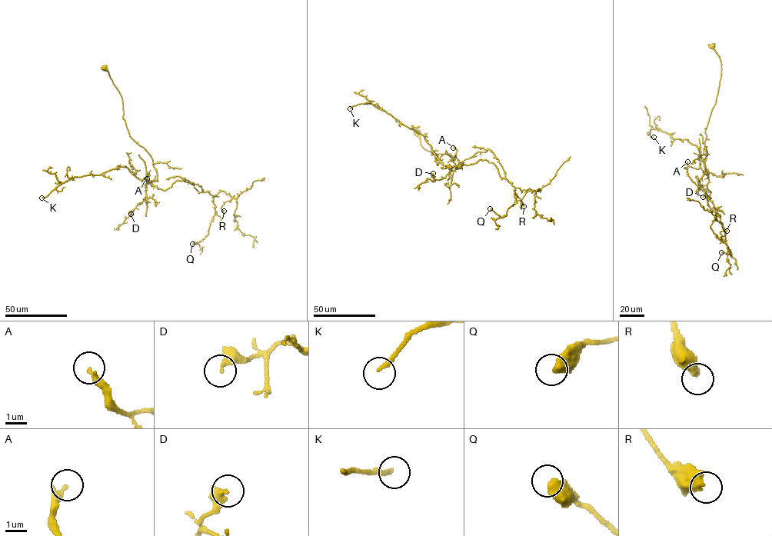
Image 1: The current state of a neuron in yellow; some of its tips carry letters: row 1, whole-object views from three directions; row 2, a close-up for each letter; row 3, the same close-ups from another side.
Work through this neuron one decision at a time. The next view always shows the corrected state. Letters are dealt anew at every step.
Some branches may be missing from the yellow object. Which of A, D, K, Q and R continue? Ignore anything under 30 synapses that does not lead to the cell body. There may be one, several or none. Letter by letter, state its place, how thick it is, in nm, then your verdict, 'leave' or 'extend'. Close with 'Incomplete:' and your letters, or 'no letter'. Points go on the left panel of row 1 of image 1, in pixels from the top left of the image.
A: place (147, 178); calibre 280 nm; leave
D: place (131, 214); calibre 400 nm; leave
K: place (41, 198); calibre 200 nm; leave
Q: place (192, 244); calibre 600 nm; leave
R: place (224, 211); calibre 500 nm; leave
Incomplete: no letter

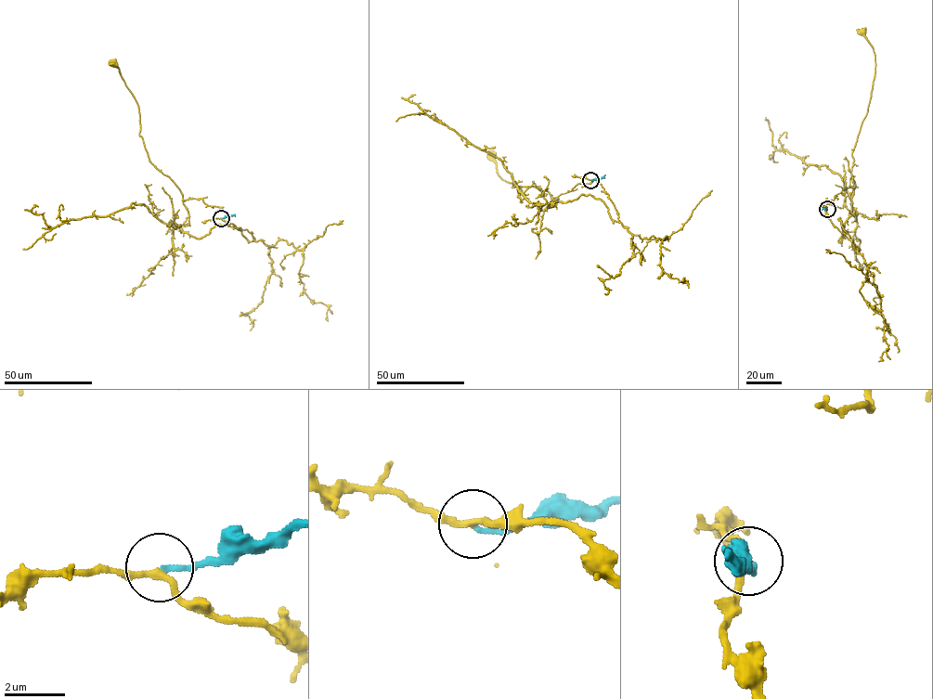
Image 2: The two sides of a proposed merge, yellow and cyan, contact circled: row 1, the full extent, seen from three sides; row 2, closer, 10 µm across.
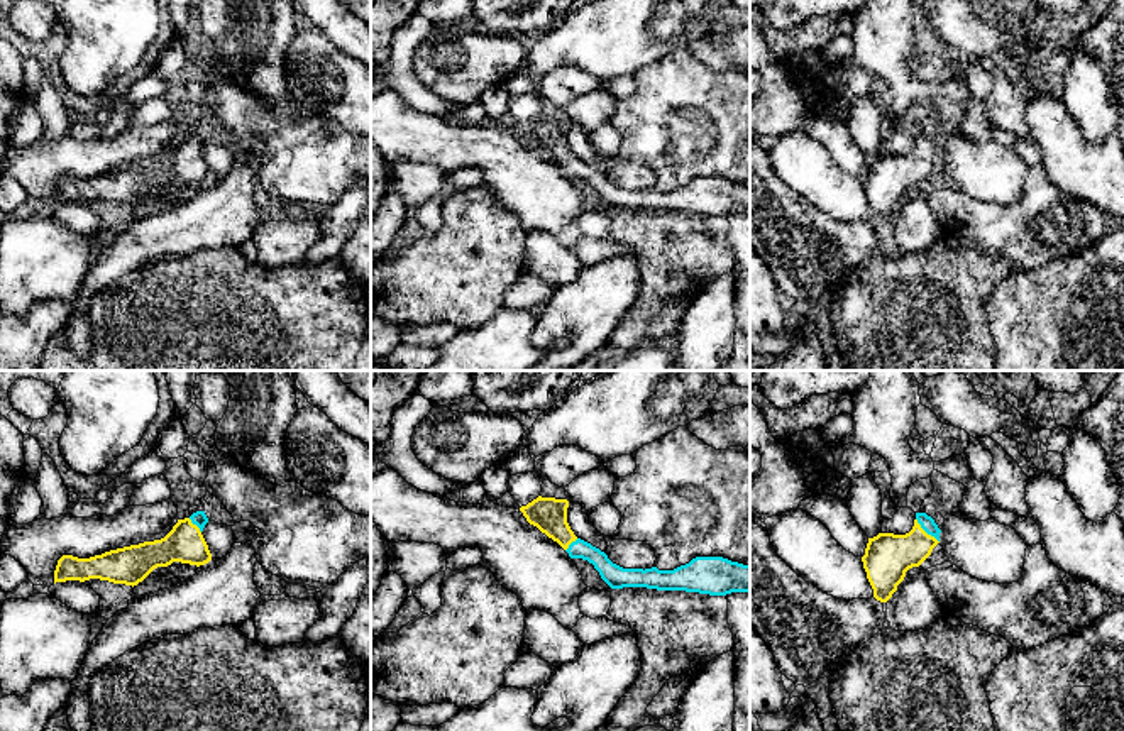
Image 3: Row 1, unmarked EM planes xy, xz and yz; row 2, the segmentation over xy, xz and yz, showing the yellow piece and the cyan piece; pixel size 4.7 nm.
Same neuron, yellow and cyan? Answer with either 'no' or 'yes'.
yes

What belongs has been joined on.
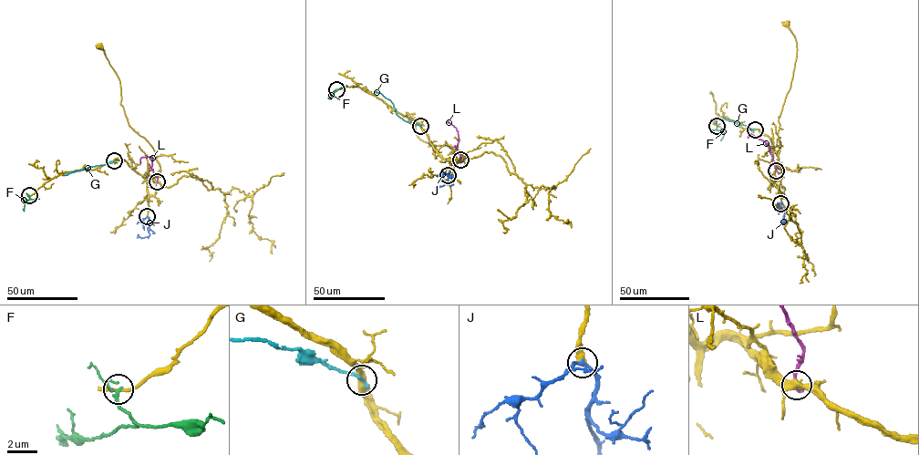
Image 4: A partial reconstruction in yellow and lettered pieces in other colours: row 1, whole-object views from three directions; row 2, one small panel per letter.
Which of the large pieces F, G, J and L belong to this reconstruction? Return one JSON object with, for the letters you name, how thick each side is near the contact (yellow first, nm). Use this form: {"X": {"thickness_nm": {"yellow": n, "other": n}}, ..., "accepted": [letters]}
{"J": {"thickness_nm": {"yellow": 400, "other": 240}}, "accepted": ["J"]}

